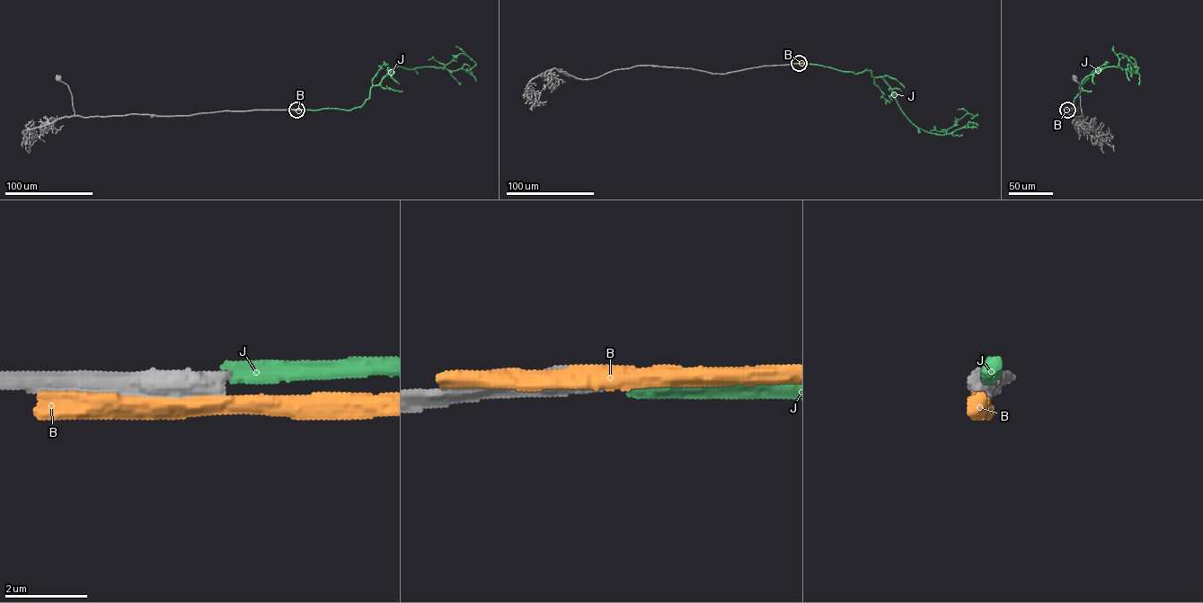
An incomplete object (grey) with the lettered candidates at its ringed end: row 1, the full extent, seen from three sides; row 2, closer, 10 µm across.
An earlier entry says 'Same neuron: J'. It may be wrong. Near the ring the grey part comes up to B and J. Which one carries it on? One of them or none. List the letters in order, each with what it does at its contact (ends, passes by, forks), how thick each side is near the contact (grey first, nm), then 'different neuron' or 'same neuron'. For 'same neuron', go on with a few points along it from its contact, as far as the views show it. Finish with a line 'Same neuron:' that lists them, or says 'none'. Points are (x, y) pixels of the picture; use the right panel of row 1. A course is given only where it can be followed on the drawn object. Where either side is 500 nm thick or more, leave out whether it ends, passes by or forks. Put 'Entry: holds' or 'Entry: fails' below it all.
B: calibres 550 and 420 nm; different neuron
J: it ends; calibres 480 and 400 nm; different neuron
Same neuron: none
Entry: fails

